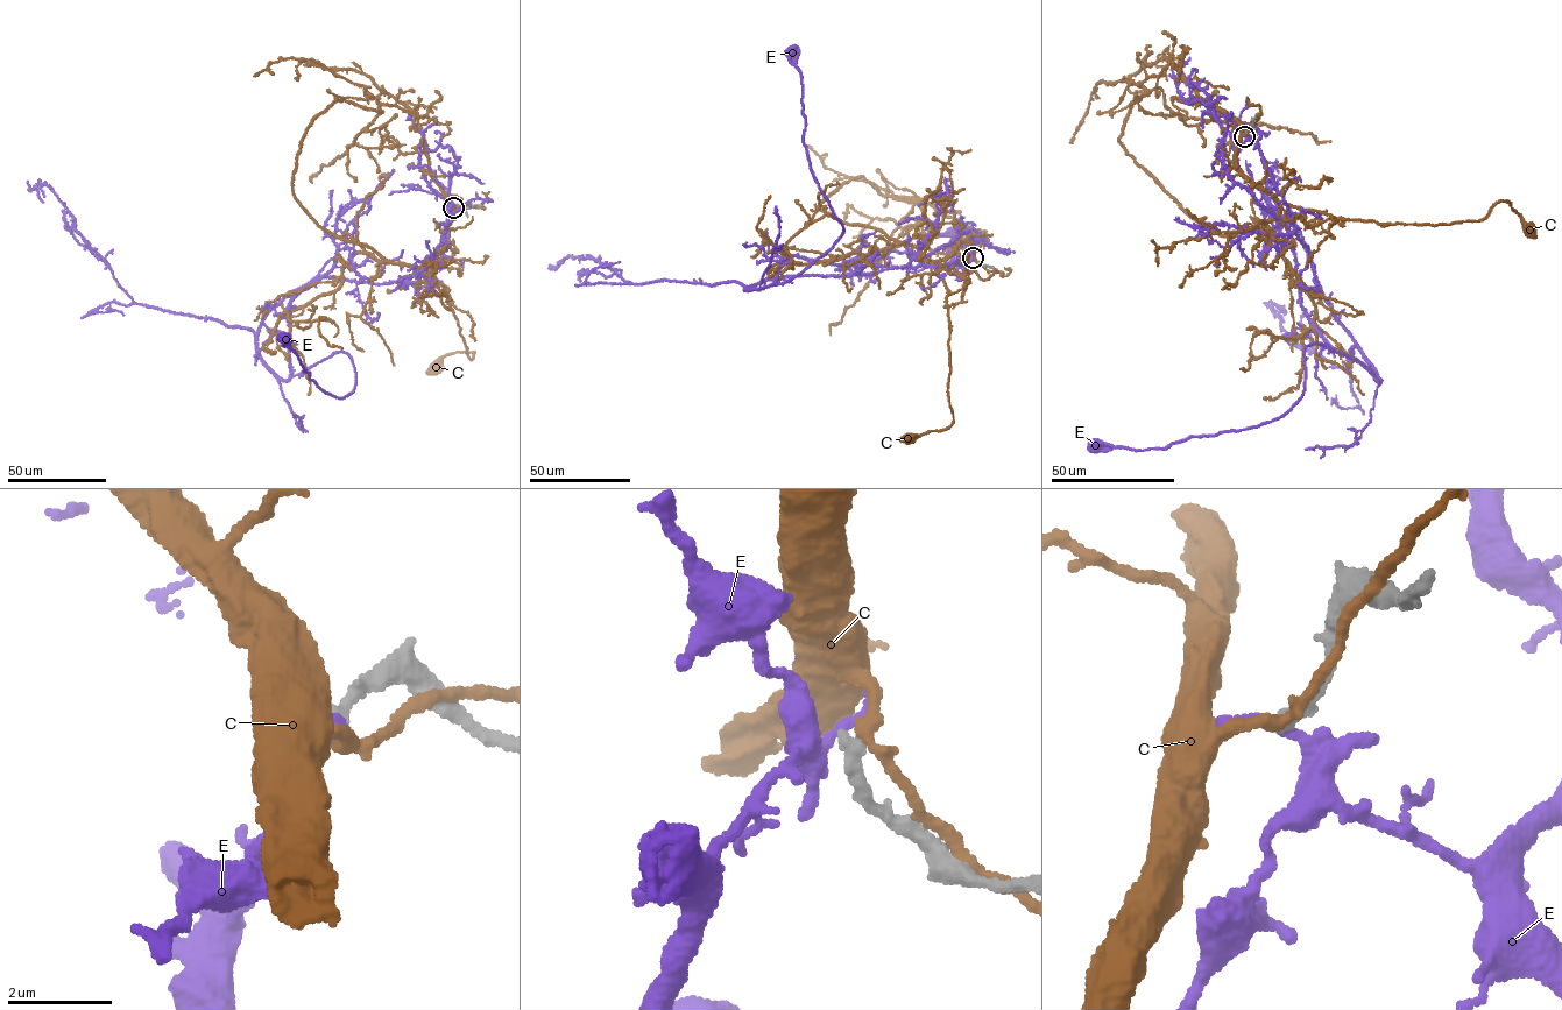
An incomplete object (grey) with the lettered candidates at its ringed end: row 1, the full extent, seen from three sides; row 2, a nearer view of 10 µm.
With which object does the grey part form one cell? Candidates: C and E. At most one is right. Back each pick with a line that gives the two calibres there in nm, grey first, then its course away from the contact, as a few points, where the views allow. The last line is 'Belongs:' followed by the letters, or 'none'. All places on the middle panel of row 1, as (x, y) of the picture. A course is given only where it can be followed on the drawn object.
Belongs: none

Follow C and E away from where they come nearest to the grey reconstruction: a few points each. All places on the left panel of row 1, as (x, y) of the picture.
C: (454, 207), (442, 248), (426, 263), (449, 295), (449, 302), (471, 360), (474, 353), (449, 353), (435, 368)
E: (453, 207), (437, 267), (315, 277), (262, 322), (277, 375), (341, 351), (350, 394), (322, 389), (284, 339)

